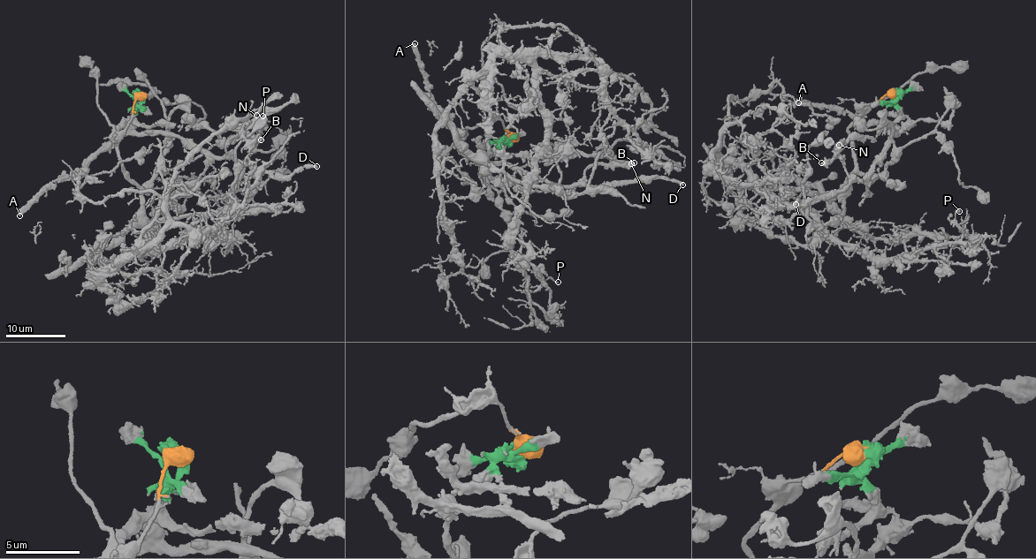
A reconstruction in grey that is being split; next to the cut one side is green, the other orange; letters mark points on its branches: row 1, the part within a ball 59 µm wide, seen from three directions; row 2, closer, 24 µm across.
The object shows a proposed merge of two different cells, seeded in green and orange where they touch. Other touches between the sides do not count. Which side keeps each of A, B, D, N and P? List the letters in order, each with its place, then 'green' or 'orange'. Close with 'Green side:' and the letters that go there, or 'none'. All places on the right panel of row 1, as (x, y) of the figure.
A: (798, 102) | green
B: (821, 162) | green
D: (796, 204) | green
N: (839, 145) | green
P: (959, 211) | orange
Green side: A, B, D, N

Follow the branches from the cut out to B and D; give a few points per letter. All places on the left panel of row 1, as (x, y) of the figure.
B: (138, 93), (129, 117), (135, 132), (171, 135), (221, 157), (228, 154), (225, 143), (234, 137), (261, 139)
D: (138, 93), (129, 117), (135, 132), (171, 135), (212, 154), (289, 177), (305, 167), (316, 165)

